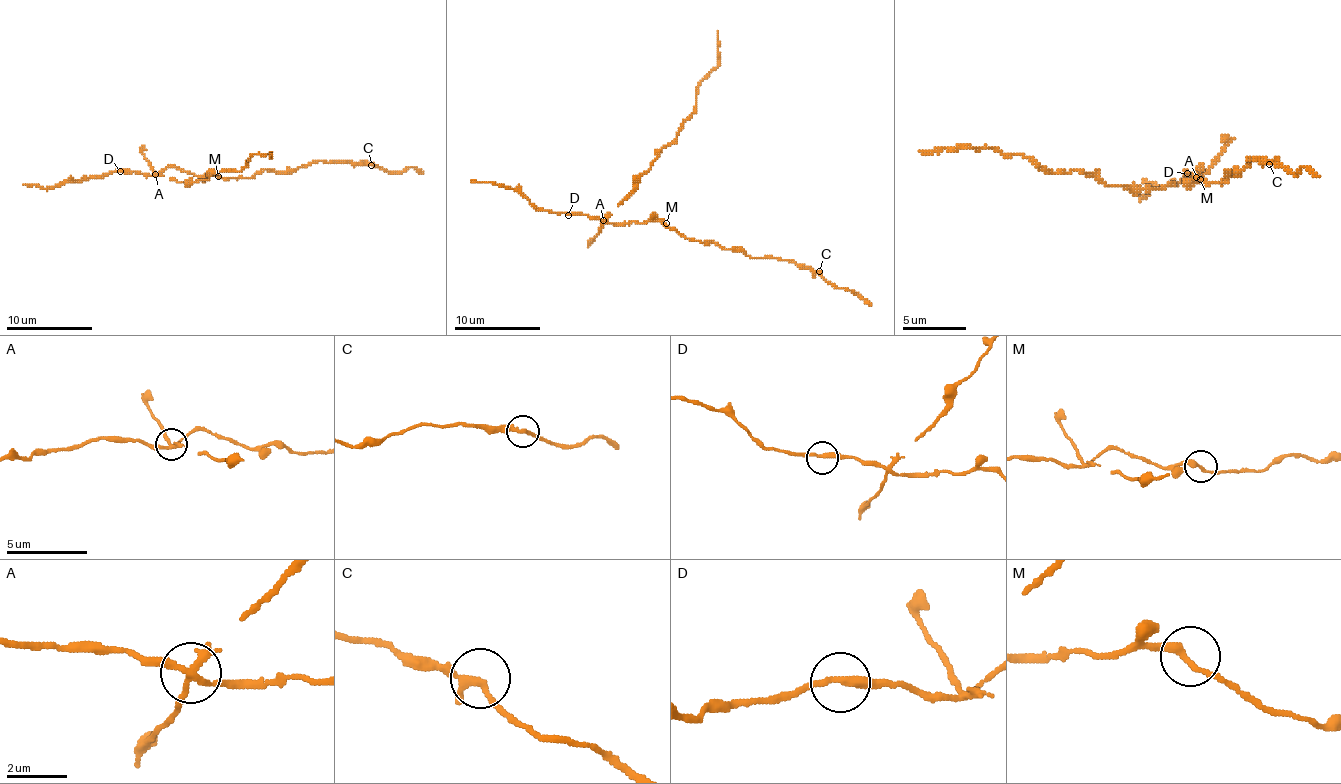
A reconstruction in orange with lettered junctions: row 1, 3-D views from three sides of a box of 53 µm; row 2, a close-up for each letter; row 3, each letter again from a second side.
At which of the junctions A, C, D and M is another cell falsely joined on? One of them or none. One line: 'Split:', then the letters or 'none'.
Split: A

